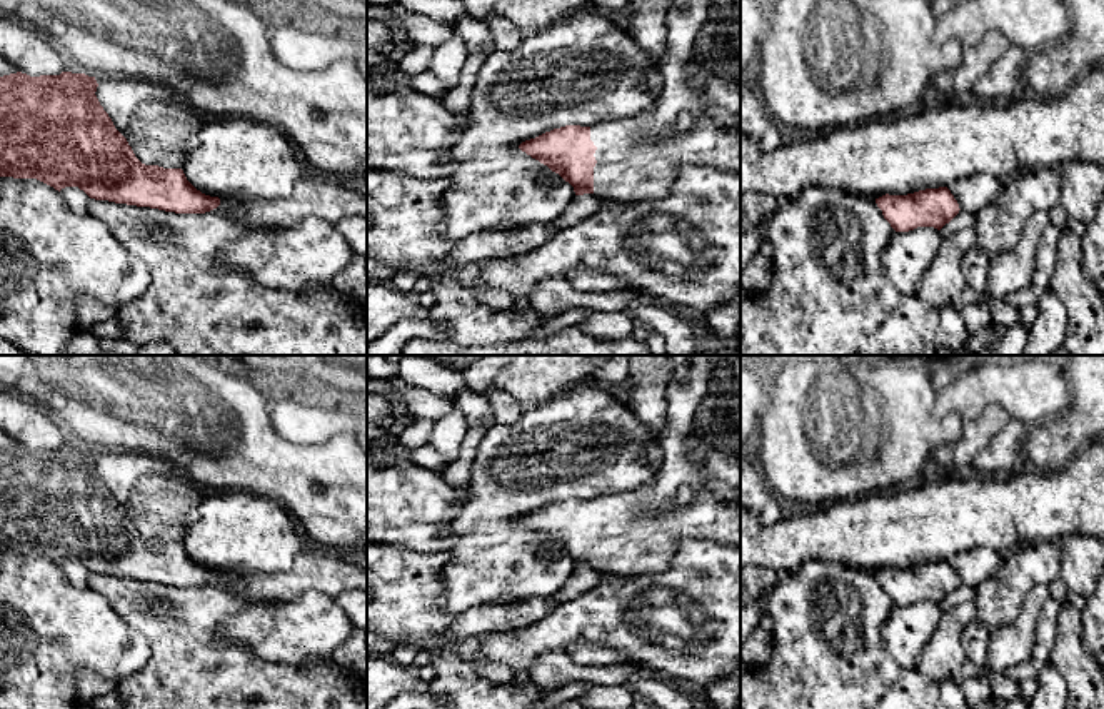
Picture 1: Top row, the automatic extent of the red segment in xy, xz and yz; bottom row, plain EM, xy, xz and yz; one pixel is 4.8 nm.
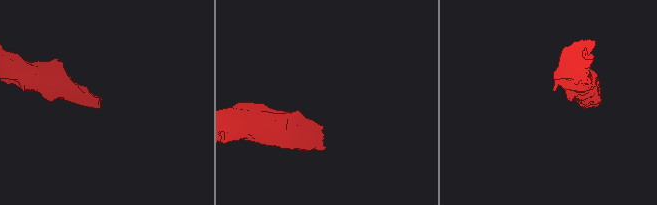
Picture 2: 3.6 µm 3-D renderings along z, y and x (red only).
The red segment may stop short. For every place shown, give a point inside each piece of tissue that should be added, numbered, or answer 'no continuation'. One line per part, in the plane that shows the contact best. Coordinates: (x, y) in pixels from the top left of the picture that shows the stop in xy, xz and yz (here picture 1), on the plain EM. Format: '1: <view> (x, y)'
1: xz (637, 533)

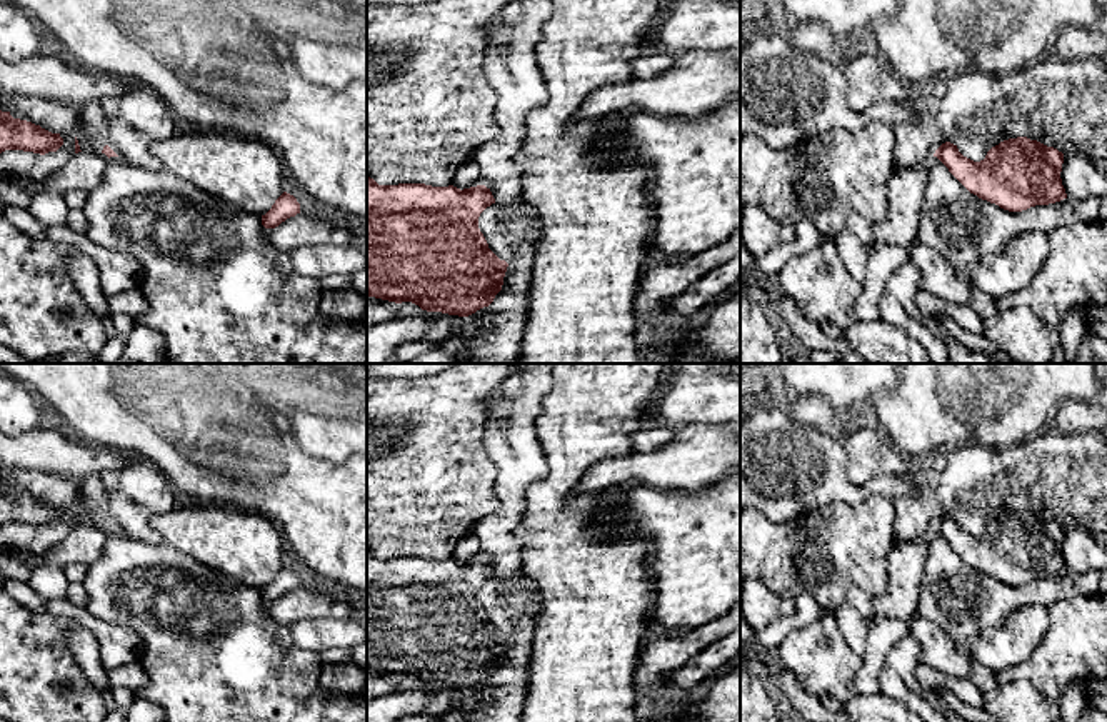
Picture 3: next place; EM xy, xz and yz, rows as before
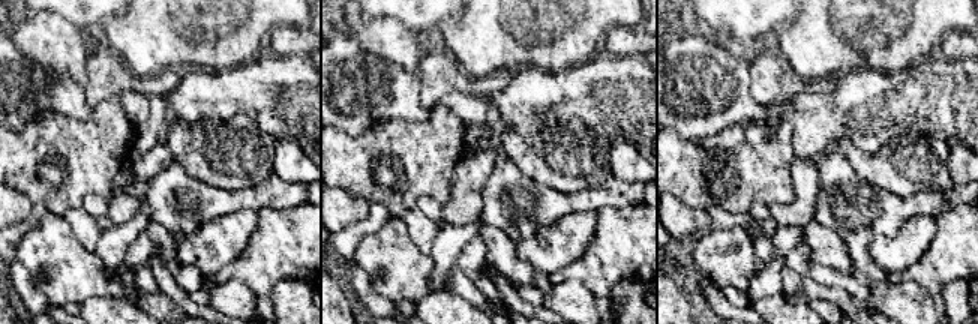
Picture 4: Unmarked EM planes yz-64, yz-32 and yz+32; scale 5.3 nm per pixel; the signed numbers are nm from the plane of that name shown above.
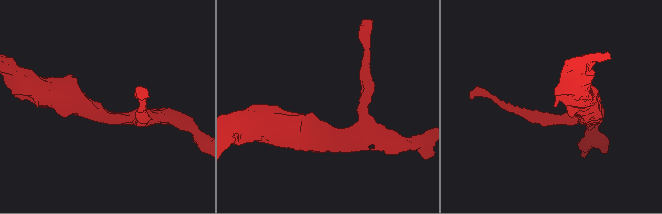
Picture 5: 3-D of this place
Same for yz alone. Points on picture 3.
no continuation

